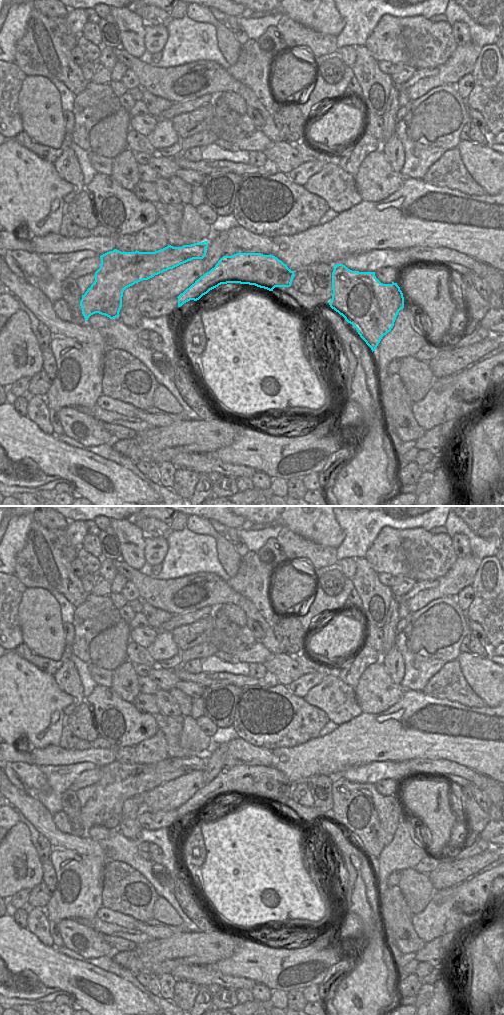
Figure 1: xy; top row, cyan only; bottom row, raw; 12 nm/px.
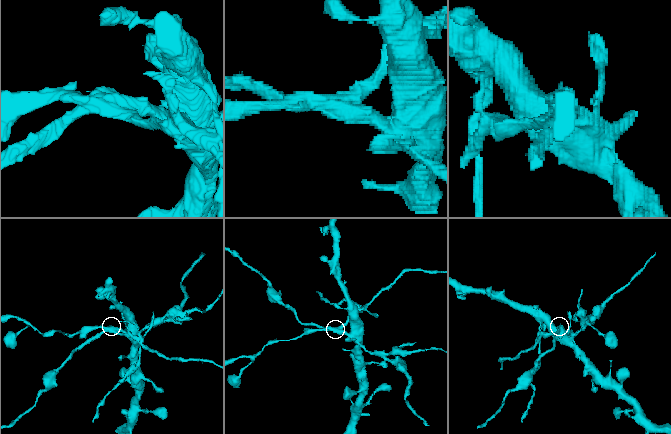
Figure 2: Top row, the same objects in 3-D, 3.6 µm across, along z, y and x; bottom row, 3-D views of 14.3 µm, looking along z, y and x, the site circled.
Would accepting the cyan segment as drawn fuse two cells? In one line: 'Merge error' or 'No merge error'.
Merge error

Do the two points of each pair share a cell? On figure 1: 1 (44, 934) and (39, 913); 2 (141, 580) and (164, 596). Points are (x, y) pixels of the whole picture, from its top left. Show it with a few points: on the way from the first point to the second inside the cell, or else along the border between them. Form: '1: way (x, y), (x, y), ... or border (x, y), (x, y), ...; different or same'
1: way (41, 929), (39, 918); same
2: way (147, 586), (158, 593); same

